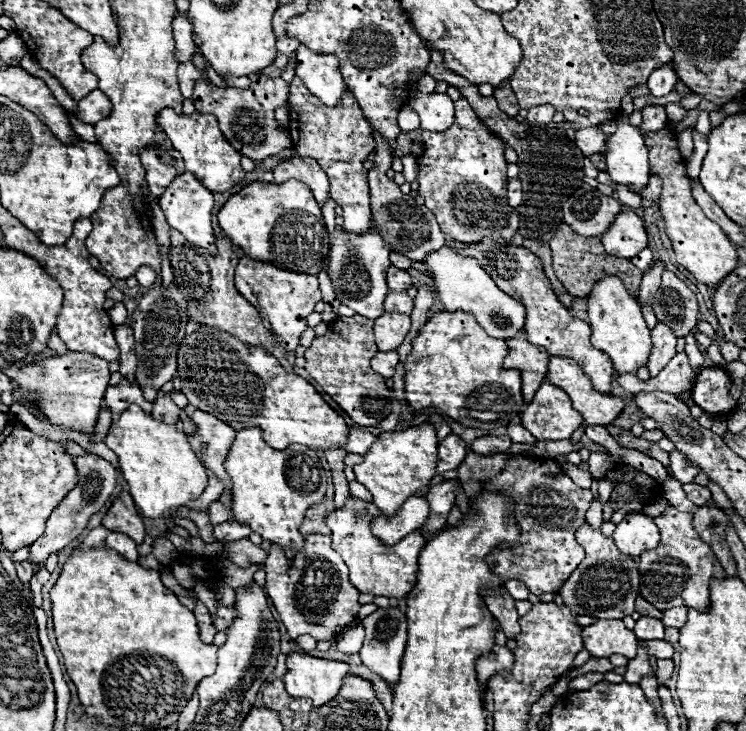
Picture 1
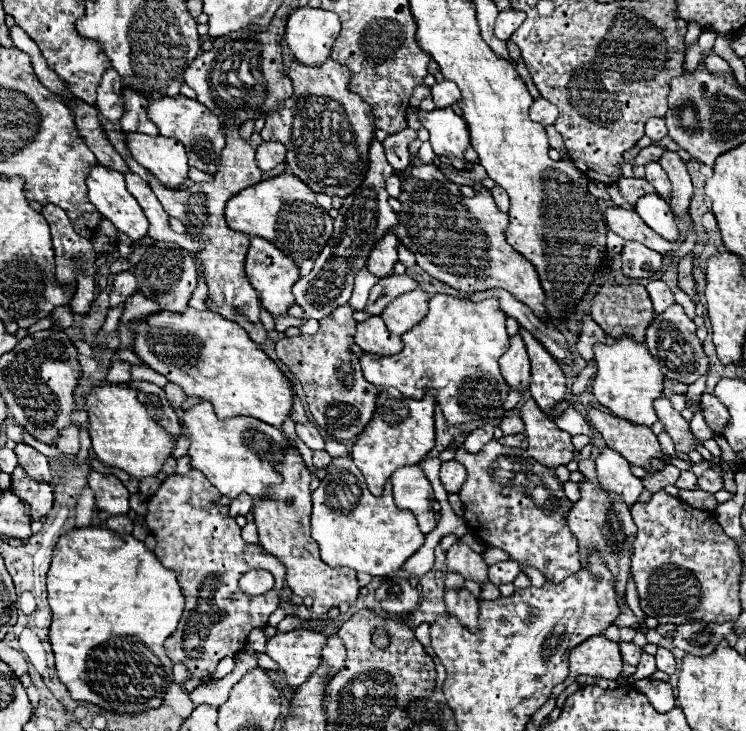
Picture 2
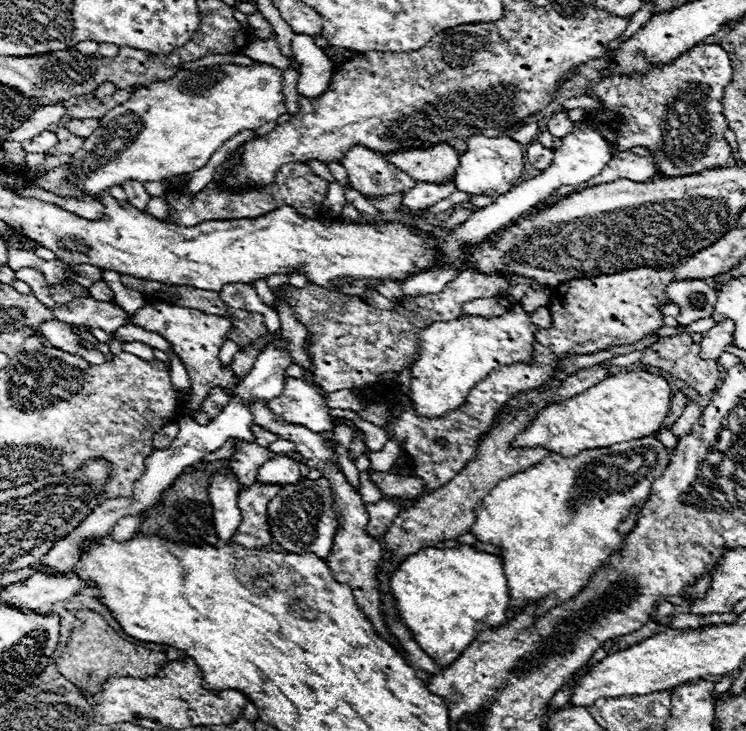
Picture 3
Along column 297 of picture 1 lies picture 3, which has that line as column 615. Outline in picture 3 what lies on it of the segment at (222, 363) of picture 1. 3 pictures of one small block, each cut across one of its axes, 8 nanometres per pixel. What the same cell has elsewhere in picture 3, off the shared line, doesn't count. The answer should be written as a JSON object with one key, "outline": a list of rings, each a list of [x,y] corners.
{"outline":[[[646,370],[618,372],[604,382],[572,396],[560,404],[544,408],[534,422],[518,434],[514,446],[544,446],[550,452],[572,458],[582,450],[608,448],[618,442],[630,442],[654,434],[670,412],[670,384],[664,376]]]}

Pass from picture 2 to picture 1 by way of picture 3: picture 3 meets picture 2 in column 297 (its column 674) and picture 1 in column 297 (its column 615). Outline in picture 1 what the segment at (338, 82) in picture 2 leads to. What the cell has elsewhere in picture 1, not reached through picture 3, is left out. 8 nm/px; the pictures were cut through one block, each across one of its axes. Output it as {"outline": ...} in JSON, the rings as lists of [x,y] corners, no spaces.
{"outline":[[[294,78],[290,84],[290,110],[294,112],[294,120],[288,122],[292,146],[298,156],[308,156],[318,160],[322,170],[330,178],[330,198],[338,202],[344,210],[342,232],[356,236],[368,232],[372,224],[370,188],[368,188],[368,170],[362,166],[366,156],[374,152],[376,142],[370,136],[370,126],[364,120],[364,114],[356,102],[356,98],[346,92],[340,100],[340,106],[328,108],[316,96],[308,92],[300,78]]]}

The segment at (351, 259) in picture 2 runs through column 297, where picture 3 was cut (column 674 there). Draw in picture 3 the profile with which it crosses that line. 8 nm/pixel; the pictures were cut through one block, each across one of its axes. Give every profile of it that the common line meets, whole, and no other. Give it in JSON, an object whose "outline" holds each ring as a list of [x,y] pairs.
{"outline":[[[688,280],[688,282],[672,282],[668,288],[666,288],[666,294],[672,298],[674,304],[678,304],[682,310],[680,310],[680,316],[678,316],[678,322],[680,324],[692,324],[700,318],[710,318],[712,316],[712,310],[714,310],[714,304],[716,304],[716,290],[710,288],[704,280]]]}

